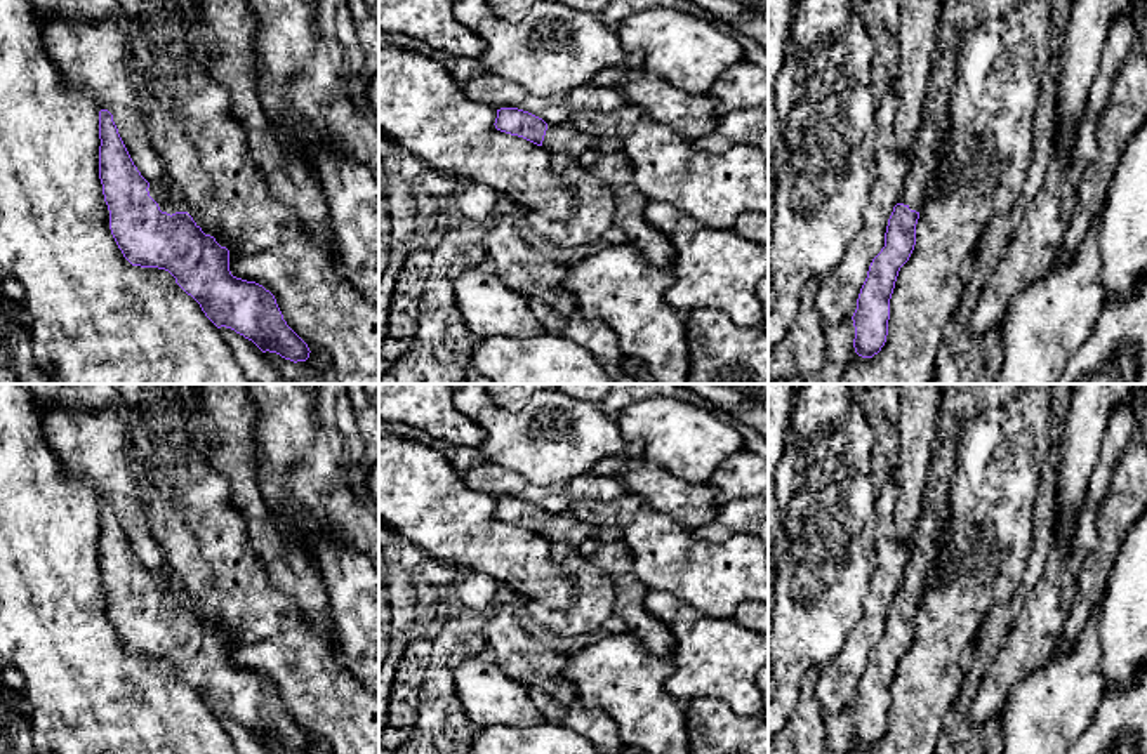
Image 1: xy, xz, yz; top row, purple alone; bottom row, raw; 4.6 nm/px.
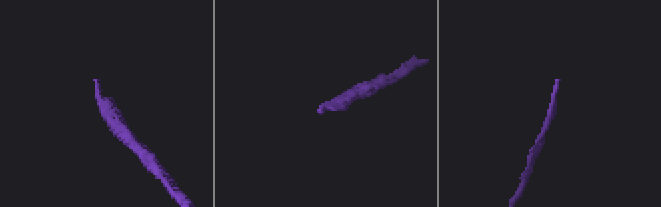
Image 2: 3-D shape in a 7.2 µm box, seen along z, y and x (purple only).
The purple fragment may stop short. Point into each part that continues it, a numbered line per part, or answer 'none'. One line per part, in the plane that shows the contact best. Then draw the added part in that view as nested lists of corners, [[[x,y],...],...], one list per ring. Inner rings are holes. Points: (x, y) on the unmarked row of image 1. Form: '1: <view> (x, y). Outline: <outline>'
1: xy (171, 593). Outline: [[[151,575],[148,577],[149,585],[158,592],[162,601],[176,603],[176,601],[186,601],[179,584],[169,575],[167,584],[163,585],[158,577]]]

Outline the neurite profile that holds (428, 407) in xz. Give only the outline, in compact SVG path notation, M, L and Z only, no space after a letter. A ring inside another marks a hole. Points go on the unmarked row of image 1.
M379 384L379 420L410 426L450 445L478 448L487 433L457 410L455 389L457 384Z

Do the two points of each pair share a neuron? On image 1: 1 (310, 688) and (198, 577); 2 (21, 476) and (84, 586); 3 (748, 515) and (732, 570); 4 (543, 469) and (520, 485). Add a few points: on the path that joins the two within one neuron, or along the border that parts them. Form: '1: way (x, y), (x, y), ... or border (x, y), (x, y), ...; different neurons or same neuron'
1: way (291, 657), (228, 596); same neuron
2: way (21, 504), (21, 523), (56, 558); same neuron
3: border (749, 534), (734, 534), (722, 541), (702, 541); different neurons
4: border (490, 462), (534, 482), (570, 478); different neurons

